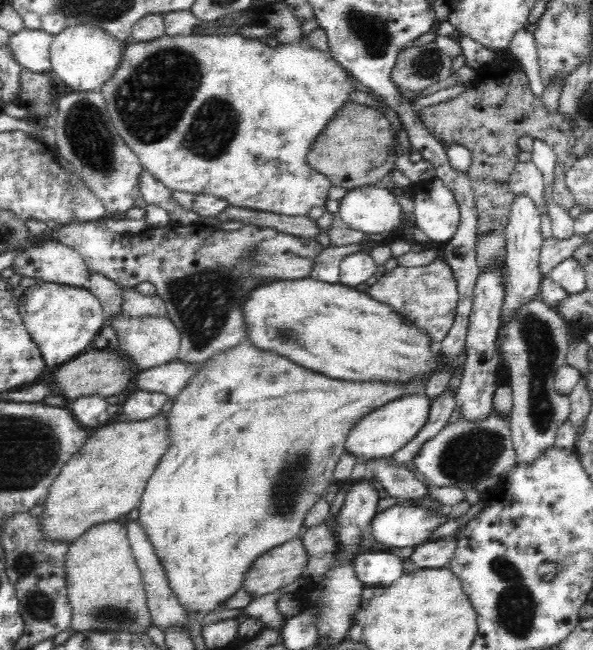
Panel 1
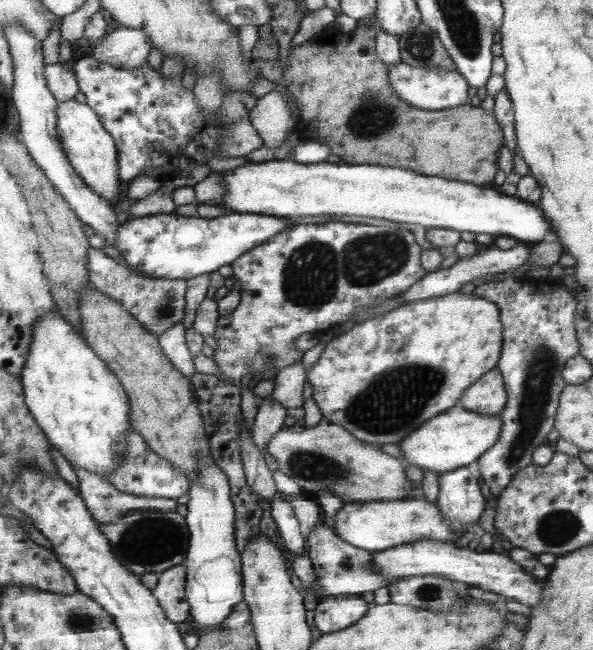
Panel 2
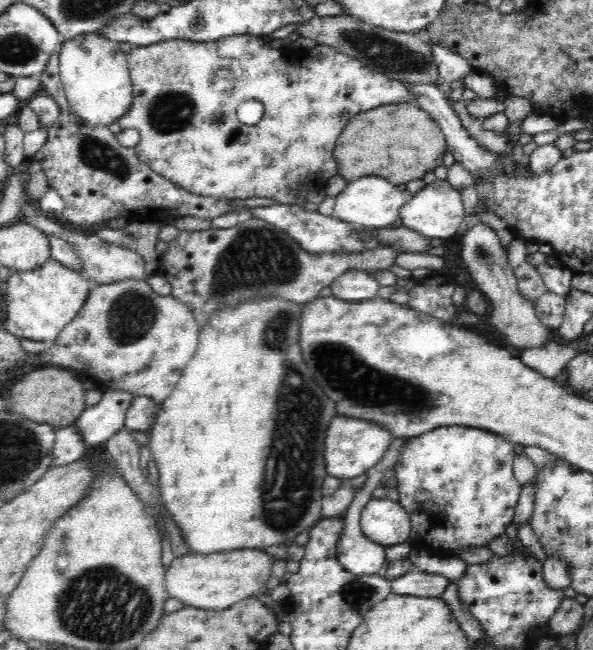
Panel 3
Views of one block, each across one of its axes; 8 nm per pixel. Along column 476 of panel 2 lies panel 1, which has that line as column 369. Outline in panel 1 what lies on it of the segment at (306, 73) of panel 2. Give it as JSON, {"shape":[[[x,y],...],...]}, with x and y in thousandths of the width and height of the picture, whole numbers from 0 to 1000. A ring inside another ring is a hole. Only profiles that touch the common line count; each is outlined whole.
{"shape":[[[587,154],[551,188],[545,203],[533,209],[516,248],[519,257],[550,269],[560,285],[589,294],[639,282],[654,262],[663,262],[664,243],[658,189],[641,169]]]}

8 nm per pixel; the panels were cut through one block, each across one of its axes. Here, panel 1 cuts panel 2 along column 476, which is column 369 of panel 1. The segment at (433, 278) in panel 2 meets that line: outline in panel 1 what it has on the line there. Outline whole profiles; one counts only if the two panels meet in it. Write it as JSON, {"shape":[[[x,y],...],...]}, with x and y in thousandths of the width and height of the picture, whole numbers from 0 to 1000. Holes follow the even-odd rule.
{"shape":[[[612,386],[590,391],[573,403],[572,434],[585,442],[616,435],[634,412],[634,403],[622,389]]]}

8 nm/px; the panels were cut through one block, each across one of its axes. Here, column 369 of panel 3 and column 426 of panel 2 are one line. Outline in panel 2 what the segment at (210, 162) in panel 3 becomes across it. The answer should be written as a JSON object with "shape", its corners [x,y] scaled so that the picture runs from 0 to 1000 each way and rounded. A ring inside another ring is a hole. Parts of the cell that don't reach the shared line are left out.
{"shape":[[[680,94],[673,98],[651,100],[656,111],[659,135],[671,145],[673,154],[686,154],[696,166],[713,166],[713,169],[745,171],[788,160],[786,118],[772,112],[769,106],[749,106],[744,103],[703,105],[690,102]]]}

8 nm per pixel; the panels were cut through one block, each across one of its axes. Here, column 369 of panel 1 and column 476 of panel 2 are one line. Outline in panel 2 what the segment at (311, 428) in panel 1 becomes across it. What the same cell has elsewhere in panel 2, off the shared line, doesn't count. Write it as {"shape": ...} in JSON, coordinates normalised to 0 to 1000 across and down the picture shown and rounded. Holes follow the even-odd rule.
{"shape":[[[838,563],[821,571],[804,588],[788,595],[772,623],[788,634],[840,640],[853,625],[853,595]]]}

